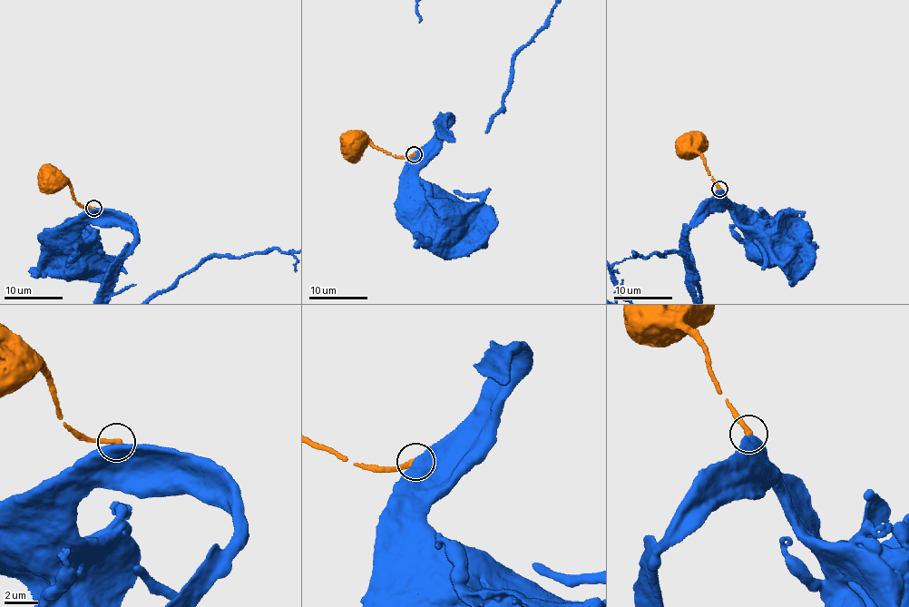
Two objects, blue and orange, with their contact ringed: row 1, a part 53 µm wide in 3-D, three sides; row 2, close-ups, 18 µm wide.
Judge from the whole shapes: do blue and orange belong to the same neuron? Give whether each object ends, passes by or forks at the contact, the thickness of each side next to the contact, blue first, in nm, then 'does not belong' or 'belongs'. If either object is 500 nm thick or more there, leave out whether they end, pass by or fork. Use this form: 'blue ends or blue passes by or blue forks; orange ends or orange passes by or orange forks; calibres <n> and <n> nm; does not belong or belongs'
calibres 750 and 340 nm; does not belong

